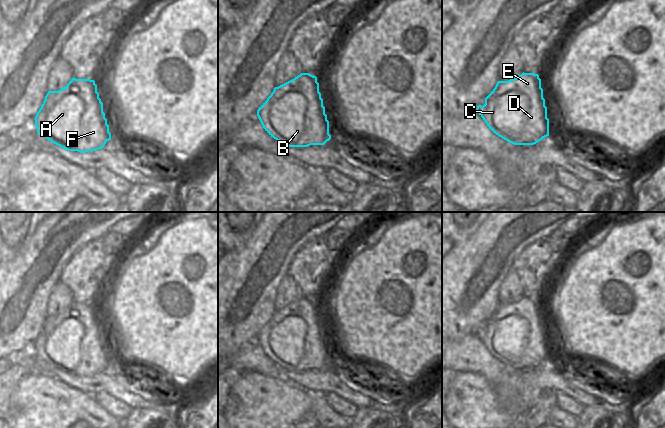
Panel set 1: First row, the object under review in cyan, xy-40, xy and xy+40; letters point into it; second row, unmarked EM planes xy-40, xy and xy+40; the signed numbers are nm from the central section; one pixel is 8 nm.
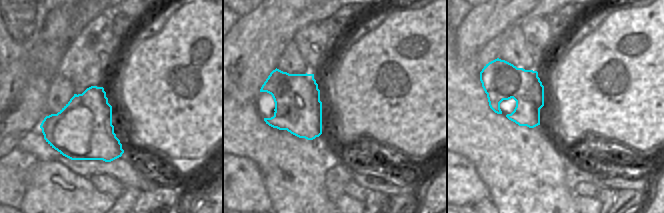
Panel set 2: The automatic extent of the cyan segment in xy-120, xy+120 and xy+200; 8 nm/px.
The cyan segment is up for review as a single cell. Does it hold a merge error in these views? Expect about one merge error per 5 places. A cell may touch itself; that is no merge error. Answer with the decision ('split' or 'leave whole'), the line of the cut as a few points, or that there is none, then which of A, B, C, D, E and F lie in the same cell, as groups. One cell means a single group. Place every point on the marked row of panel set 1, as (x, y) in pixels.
leave whole | no cut | A B C D E F

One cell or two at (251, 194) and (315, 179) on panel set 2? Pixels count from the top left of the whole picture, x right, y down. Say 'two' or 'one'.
two

